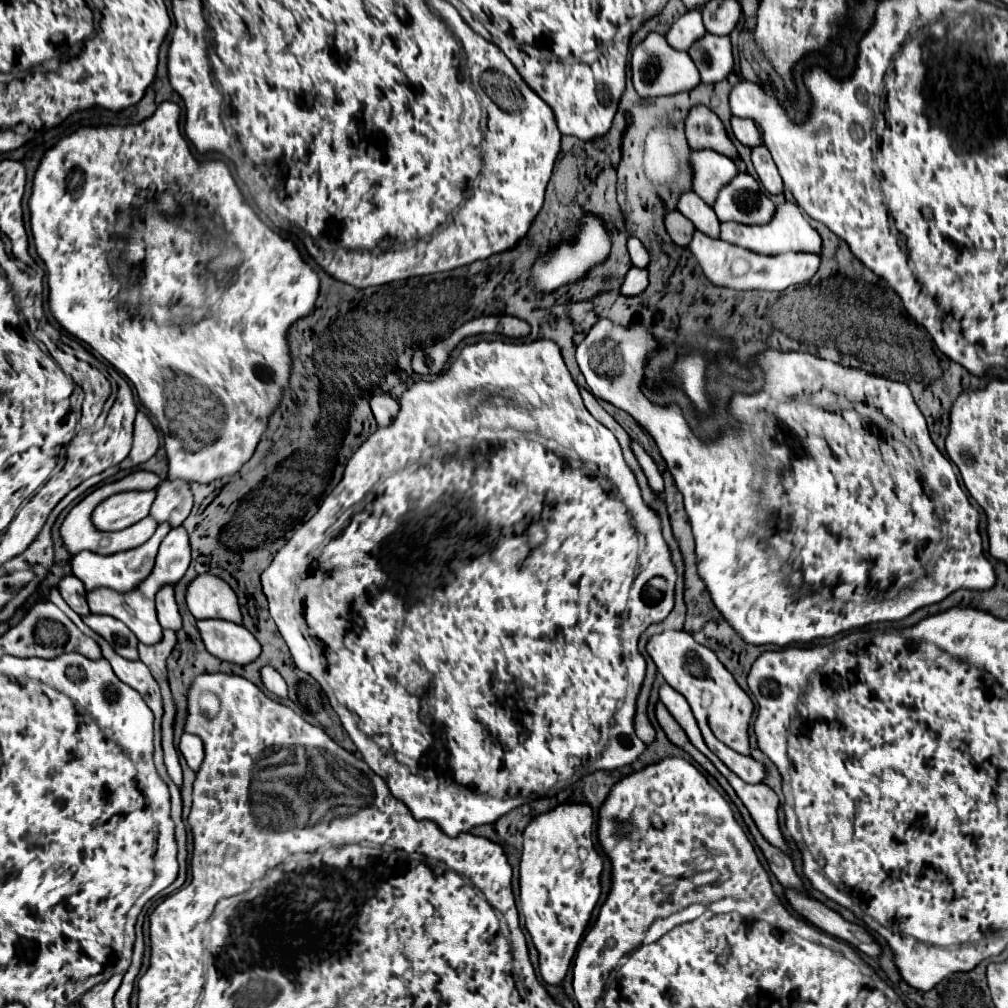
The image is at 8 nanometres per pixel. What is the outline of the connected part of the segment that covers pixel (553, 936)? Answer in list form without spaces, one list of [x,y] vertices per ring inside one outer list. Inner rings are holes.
[[[565,804],[537,816],[523,838],[521,856],[521,908],[525,914],[525,928],[539,952],[539,970],[545,982],[561,984],[571,964],[577,944],[589,924],[591,912],[599,900],[599,876],[603,860],[593,844],[593,810],[587,804]],[[585,848],[587,858],[581,860],[577,849]],[[563,854],[573,854],[573,866],[563,866]]]

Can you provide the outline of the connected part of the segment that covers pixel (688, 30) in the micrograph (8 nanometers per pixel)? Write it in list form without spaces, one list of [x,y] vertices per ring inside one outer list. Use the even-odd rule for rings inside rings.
[[[689,10],[677,22],[673,22],[671,30],[665,36],[667,36],[667,42],[671,42],[671,46],[675,46],[677,50],[689,50],[689,46],[699,38],[703,38],[705,34],[707,30],[703,28],[701,12]]]

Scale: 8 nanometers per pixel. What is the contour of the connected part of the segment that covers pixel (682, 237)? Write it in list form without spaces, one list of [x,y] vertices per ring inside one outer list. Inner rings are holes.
[[[673,210],[665,216],[665,226],[667,226],[667,232],[675,244],[689,246],[691,236],[695,232],[695,226],[689,222],[689,218],[685,218],[679,210]]]

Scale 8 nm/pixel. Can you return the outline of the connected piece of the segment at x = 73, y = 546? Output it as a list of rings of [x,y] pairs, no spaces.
[[[125,476],[125,478],[117,480],[117,482],[111,482],[99,486],[99,488],[95,488],[95,490],[93,490],[91,494],[87,494],[87,496],[77,504],[77,506],[73,506],[71,512],[67,514],[63,526],[61,526],[61,536],[63,536],[63,542],[65,542],[67,550],[69,550],[71,554],[77,554],[77,552],[81,552],[81,550],[89,550],[89,552],[95,552],[95,554],[103,554],[103,556],[107,556],[107,554],[115,554],[115,552],[121,552],[121,550],[137,548],[137,546],[141,546],[143,542],[147,542],[147,540],[153,536],[157,524],[139,524],[139,530],[101,532],[101,530],[97,530],[97,528],[93,526],[93,522],[91,522],[91,514],[93,514],[95,506],[97,506],[101,500],[105,500],[116,493],[127,492],[127,490],[137,490],[137,488],[147,488],[147,486],[131,484],[131,480],[127,482],[127,476]]]

